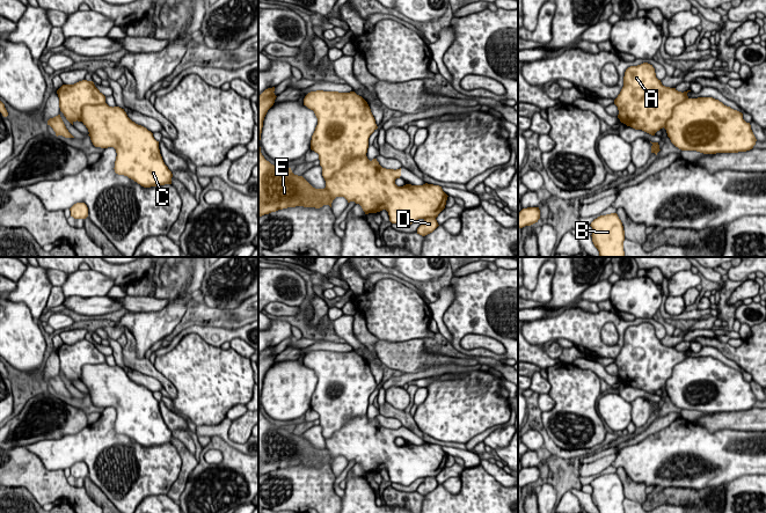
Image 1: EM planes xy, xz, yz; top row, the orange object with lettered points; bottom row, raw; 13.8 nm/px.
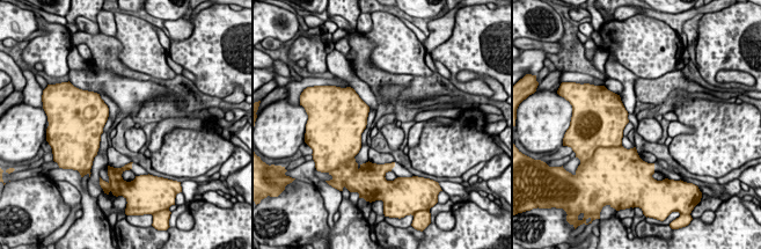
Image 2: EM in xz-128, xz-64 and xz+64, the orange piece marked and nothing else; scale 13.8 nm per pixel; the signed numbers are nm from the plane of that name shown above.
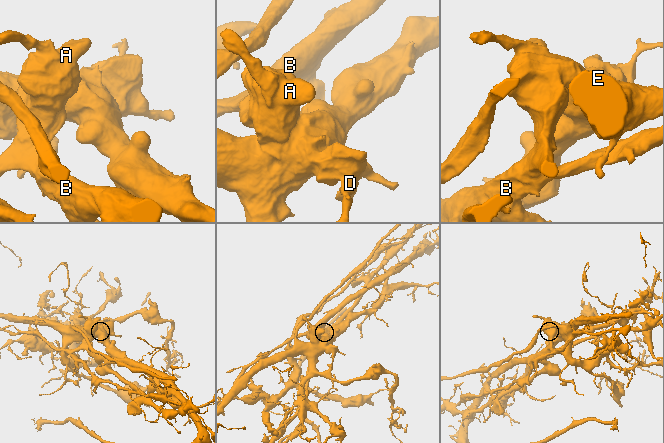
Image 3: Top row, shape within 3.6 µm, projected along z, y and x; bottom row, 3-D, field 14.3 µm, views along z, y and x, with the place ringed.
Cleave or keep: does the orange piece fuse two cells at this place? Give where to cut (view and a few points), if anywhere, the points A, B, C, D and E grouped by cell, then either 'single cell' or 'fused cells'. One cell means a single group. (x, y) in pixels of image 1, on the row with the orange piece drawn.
cut xz (365, 154), (349, 158), (340, 169), (325, 180); groups A B / C D E; fused cells

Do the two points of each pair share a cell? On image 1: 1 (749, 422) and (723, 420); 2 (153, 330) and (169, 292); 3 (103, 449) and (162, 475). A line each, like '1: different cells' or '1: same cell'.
1: same cell
2: same cell
3: same cell

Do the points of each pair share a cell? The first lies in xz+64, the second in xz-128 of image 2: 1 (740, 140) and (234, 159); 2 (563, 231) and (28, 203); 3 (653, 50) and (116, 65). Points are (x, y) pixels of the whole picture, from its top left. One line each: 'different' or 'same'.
1: different
2: same
3: different

